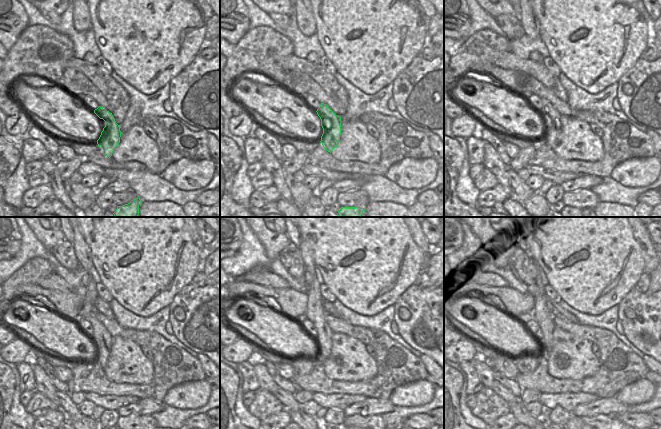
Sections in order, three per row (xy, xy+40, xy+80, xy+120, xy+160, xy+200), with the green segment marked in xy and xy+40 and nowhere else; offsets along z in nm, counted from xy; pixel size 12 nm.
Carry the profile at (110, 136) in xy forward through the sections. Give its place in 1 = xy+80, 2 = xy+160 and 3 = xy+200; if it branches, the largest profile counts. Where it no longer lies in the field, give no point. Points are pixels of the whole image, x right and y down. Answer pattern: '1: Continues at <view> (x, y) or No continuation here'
1: Continues at xy+80 (551, 117)
2: Continues at xy+160 (315, 313)
3: Continues at xy+200 (541, 315)

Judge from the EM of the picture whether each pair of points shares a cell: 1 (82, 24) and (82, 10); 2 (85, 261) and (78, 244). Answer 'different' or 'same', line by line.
1: same
2: same

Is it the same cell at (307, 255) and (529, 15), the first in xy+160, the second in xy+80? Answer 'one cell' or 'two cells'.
one cell

